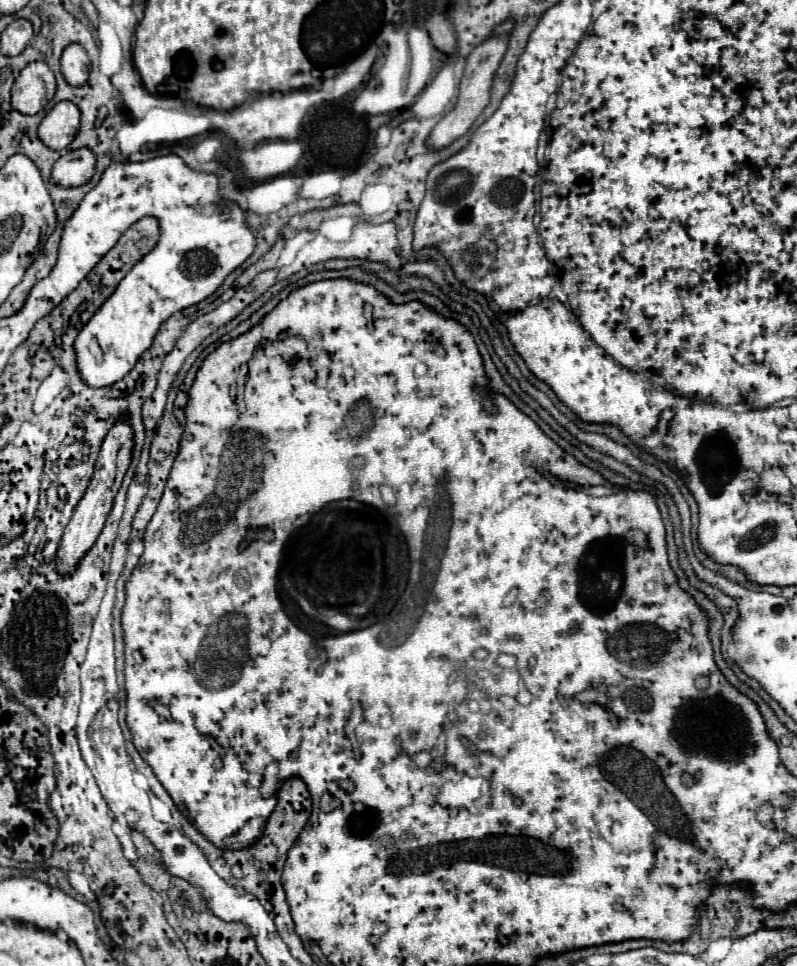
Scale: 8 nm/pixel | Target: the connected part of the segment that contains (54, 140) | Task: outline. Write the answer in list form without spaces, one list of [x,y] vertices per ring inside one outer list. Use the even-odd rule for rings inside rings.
[[[71,101],[57,103],[39,123],[39,139],[49,149],[65,149],[81,125],[81,113]]]

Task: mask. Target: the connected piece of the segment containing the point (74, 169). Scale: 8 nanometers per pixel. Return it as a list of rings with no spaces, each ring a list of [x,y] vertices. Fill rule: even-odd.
[[[75,149],[55,161],[51,179],[63,187],[85,185],[95,173],[95,155],[89,149]]]

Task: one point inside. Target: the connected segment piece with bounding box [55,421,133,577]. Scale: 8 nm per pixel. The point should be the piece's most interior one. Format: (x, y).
(80, 535)

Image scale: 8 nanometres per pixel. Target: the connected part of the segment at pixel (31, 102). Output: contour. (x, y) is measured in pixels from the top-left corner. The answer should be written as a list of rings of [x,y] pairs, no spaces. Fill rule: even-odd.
[[[43,61],[29,63],[11,87],[11,107],[23,115],[39,113],[55,95],[53,71]]]

